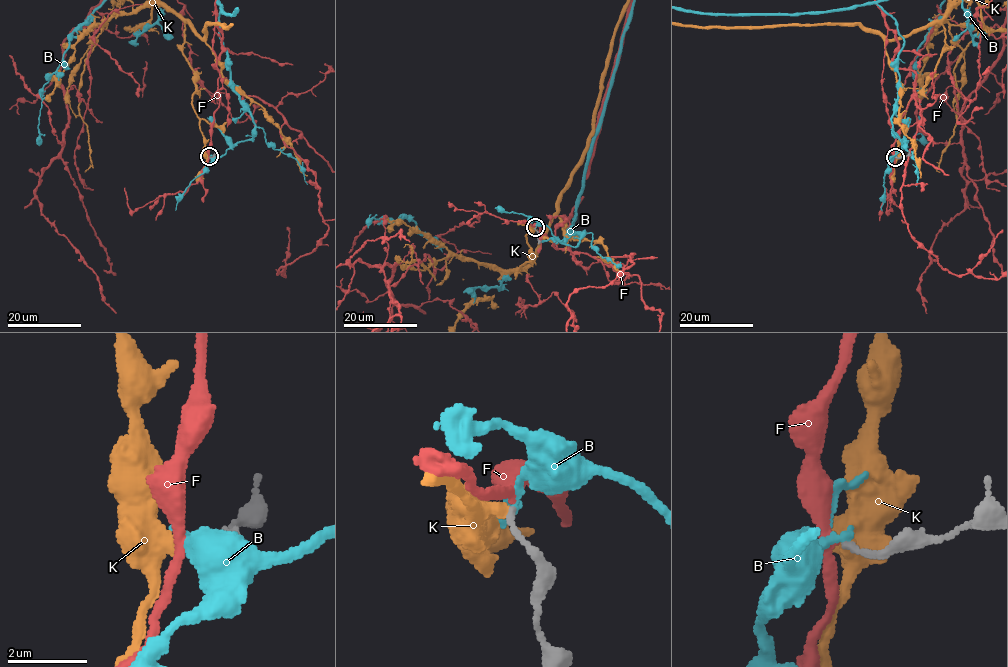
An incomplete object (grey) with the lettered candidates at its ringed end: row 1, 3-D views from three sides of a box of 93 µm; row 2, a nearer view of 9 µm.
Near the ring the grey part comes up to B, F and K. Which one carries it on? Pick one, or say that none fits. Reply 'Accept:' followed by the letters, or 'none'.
Accept: F

